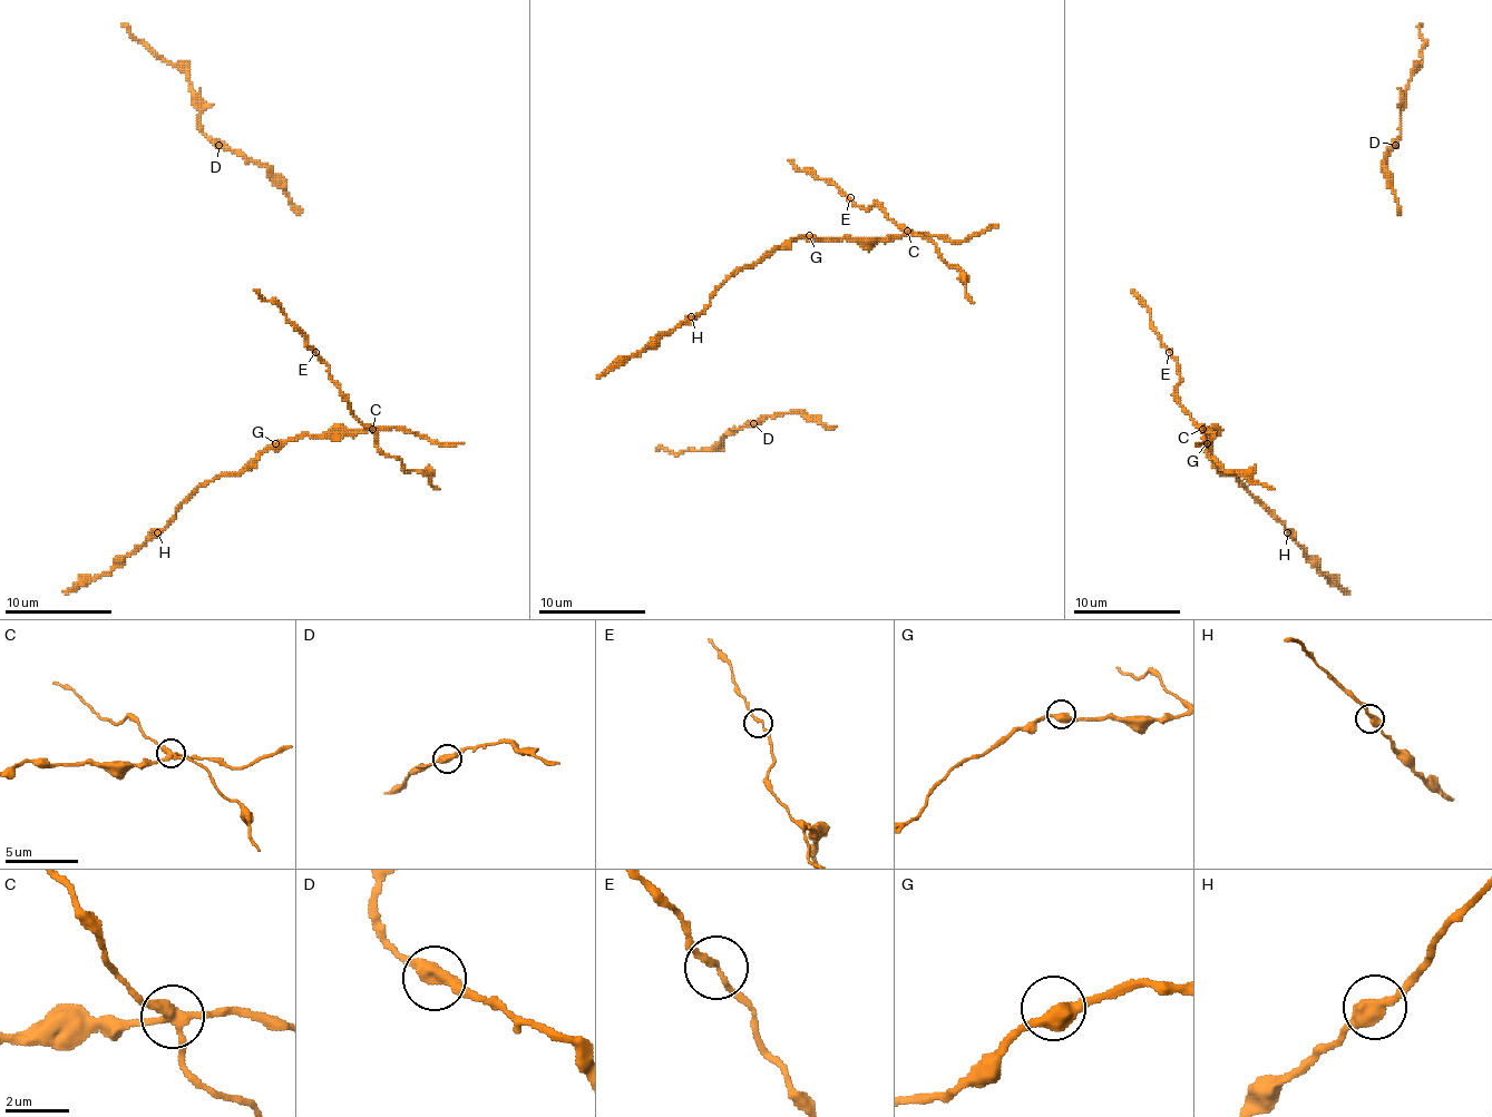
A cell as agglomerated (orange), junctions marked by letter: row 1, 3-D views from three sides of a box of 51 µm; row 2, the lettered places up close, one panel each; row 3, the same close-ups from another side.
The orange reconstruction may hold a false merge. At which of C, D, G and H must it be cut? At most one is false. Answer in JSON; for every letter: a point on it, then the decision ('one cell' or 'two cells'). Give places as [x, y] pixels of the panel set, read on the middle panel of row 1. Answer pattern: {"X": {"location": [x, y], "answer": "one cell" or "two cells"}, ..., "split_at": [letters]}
{"C": {"location": [907, 231], "answer": "two cells"}, "D": {"location": [753, 423], "answer": "one cell"}, "G": {"location": [809, 235], "answer": "one cell"}, "H": {"location": [691, 316], "answer": "one cell"}, "split_at": ["C"]}

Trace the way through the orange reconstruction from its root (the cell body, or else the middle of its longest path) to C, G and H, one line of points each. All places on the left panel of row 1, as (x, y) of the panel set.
C: (313, 349), (329, 368), (329, 379), (340, 390), (348, 408), (372, 430)
G: (313, 349), (329, 368), (329, 379), (340, 390), (348, 408), (369, 427), (361, 432), (296, 435), (275, 443)
H: (313, 349), (348, 408), (369, 427), (272, 443), (237, 472), (205, 481), (157, 532)

